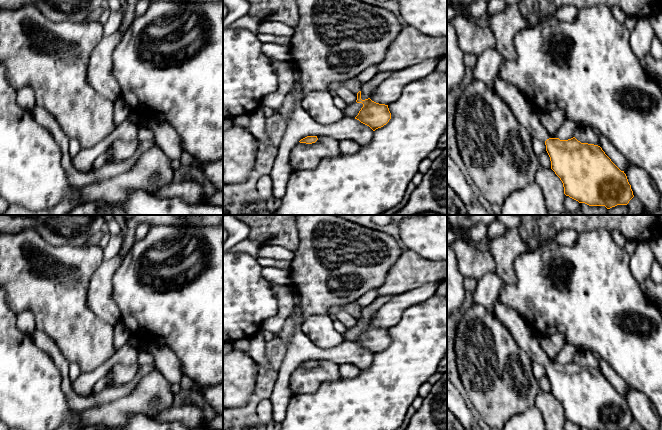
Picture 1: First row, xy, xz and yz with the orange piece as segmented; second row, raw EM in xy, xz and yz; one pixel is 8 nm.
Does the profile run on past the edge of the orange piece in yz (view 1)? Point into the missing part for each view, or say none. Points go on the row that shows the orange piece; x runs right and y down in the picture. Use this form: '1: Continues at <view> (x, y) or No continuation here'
1: Continues at yz (530, 117)

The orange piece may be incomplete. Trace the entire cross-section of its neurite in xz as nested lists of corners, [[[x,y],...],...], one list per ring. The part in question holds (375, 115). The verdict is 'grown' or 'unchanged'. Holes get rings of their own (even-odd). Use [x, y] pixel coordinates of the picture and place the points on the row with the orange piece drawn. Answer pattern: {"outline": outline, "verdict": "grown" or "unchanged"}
{"outline": [[[356,78],[348,79],[342,82],[332,83],[327,90],[336,91],[339,87],[345,86],[357,94],[357,103],[362,103],[363,107],[359,111],[355,119],[369,126],[373,131],[386,125],[391,119],[391,113],[388,105],[379,104],[372,101],[370,98],[361,99],[361,84]]], "verdict": "grown"}

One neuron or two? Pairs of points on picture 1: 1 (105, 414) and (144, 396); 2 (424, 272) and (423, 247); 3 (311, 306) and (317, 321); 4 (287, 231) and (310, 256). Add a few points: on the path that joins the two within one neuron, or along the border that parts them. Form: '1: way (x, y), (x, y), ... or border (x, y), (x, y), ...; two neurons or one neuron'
1: way (115, 414), (123, 407), (134, 403); one neuron
2: border (407, 248), (426, 259), (436, 261); two neurons
3: border (326, 313), (311, 314), (301, 323); two neurons
4: border (297, 225), (298, 247), (294, 252); two neurons

